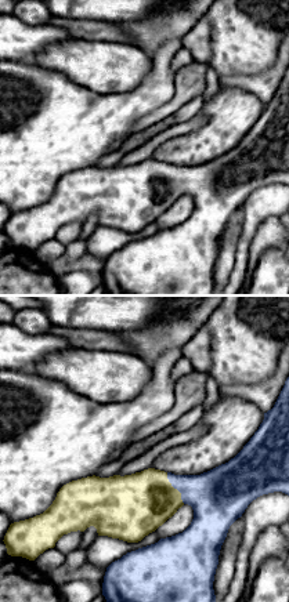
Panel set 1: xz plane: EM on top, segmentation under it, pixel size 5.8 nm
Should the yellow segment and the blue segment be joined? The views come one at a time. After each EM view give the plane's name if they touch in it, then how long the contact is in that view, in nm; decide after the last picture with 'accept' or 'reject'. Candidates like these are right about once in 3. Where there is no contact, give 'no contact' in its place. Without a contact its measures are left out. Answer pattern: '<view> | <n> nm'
xz | 220 nm

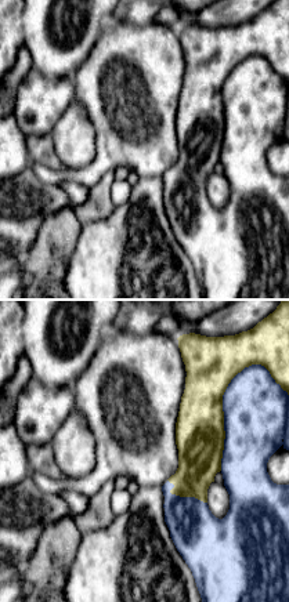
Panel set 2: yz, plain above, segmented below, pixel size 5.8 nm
yz | 650 nm

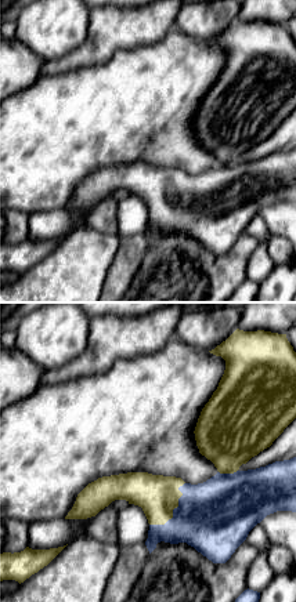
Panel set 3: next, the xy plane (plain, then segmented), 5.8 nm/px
xy | 320 nm

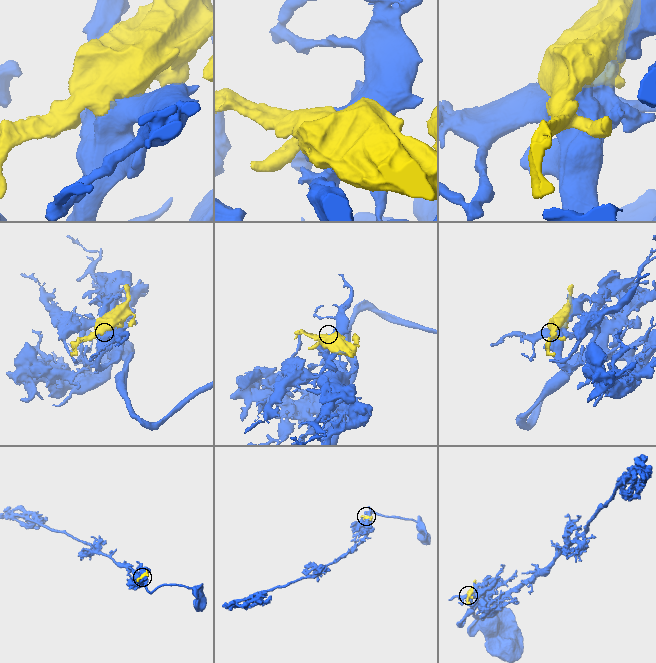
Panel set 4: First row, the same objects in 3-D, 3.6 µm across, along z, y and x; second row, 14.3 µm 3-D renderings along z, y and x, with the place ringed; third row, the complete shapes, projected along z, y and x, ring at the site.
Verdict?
accept

